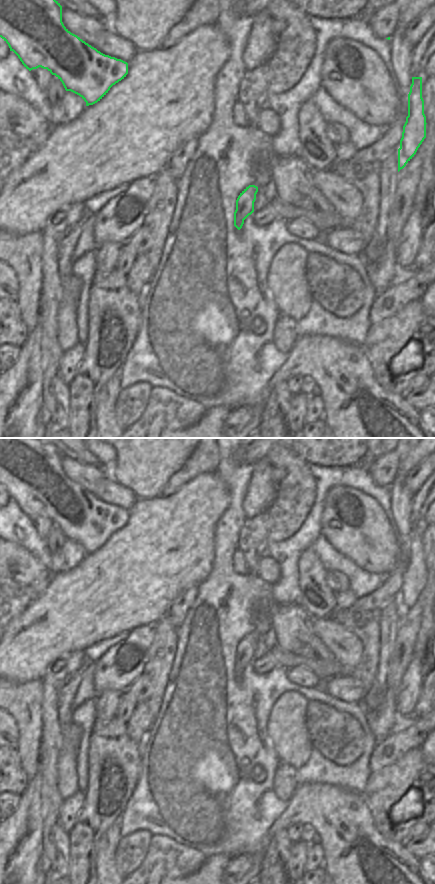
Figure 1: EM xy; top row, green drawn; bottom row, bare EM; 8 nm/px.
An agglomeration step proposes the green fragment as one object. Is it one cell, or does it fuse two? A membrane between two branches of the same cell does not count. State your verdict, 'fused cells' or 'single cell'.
single cell

